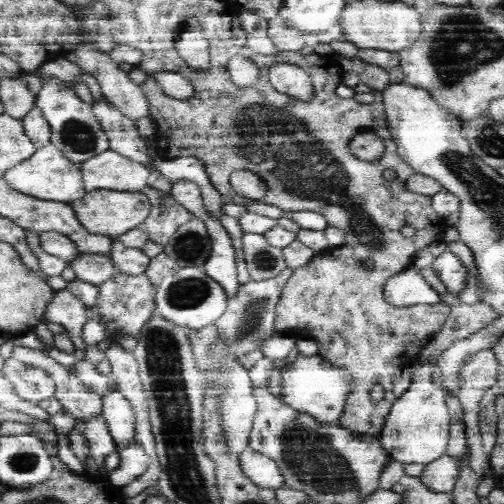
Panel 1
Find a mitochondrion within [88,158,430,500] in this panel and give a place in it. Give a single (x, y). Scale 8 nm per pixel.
(311, 458)

